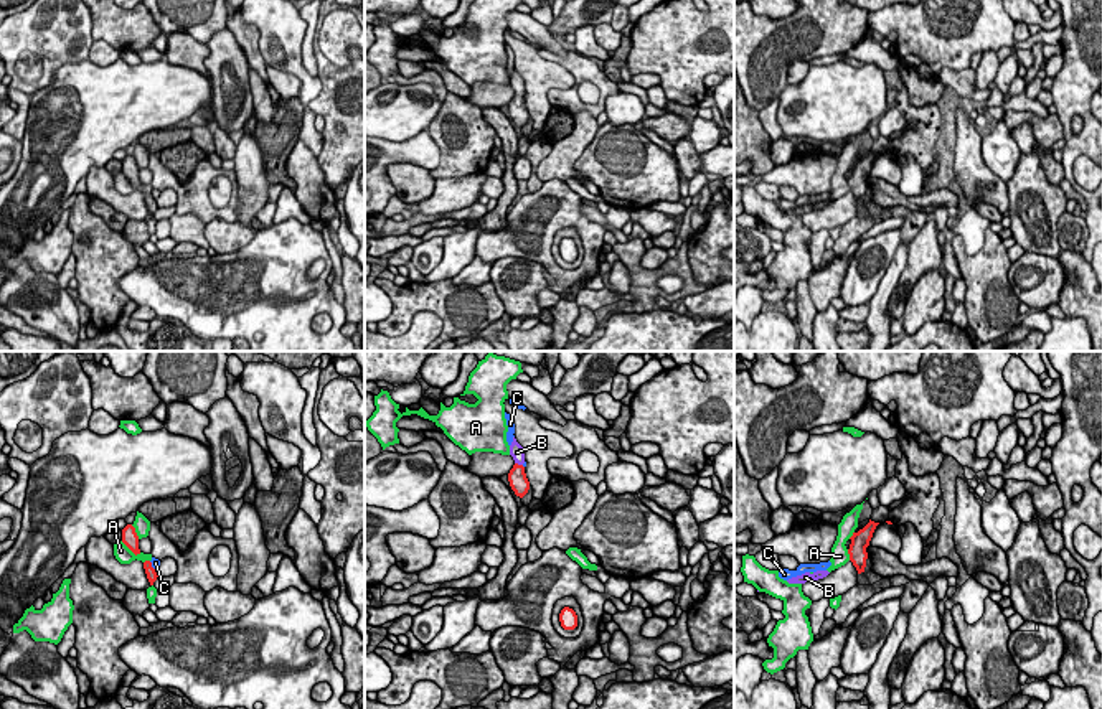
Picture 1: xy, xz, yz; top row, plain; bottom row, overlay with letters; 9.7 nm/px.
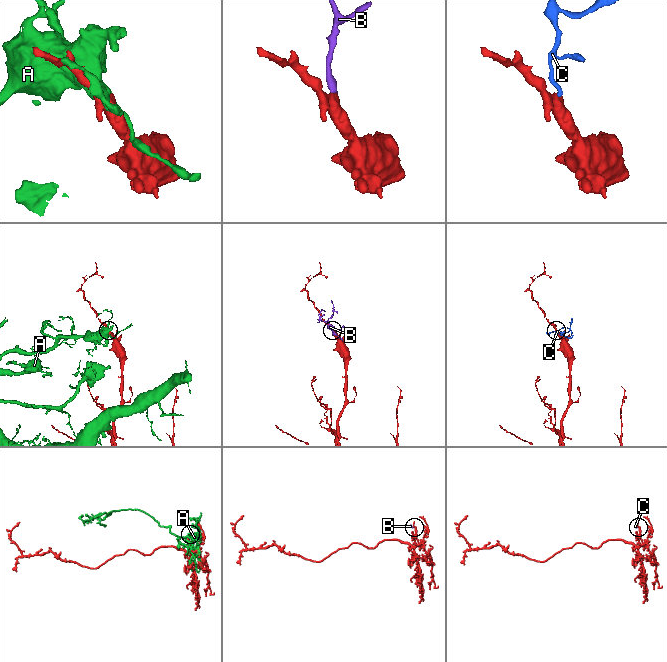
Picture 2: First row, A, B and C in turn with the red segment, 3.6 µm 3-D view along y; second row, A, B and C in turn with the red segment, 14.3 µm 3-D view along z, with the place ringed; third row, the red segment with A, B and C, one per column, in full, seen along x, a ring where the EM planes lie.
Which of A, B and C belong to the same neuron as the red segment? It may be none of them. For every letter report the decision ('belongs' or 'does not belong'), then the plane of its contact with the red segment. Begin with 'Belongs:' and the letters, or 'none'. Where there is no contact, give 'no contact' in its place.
Belongs: B
A: does not belong | xy
B: belongs | xz
C: does not belong | xy

